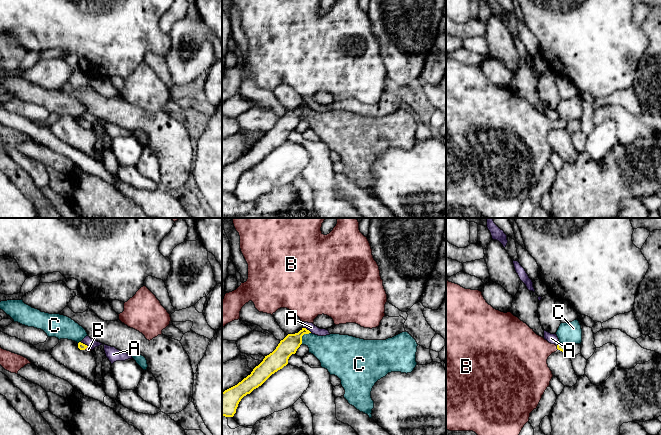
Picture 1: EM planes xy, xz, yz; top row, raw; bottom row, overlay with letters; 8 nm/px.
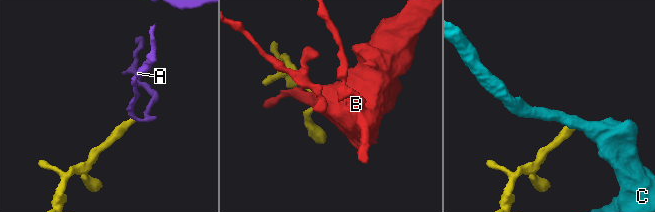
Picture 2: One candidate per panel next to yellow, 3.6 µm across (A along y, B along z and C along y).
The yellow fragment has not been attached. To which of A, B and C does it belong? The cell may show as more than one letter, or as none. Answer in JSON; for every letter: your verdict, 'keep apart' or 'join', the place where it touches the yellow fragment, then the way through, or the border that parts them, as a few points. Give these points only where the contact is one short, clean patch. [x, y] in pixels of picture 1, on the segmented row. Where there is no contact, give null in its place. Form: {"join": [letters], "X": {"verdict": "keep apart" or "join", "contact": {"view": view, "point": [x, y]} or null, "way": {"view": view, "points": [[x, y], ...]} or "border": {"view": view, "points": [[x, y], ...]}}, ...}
{"join": ["B"], "A": {"verdict": "keep apart", "contact": {"view": "xz", "point": [306, 329]}, "border": {"view": "xz", "points": [[303, 327], [311, 332]]}}, "B": {"verdict": "join", "contact": {"view": "yz", "point": [557, 348]}, "way": {"view": "yz", "points": [[561, 347], [557, 348], [537, 349], [527, 353]]}}, "C": {"verdict": "keep apart", "contact": {"view": "xz", "point": [302, 335]}, "border": {"view": "xz", "points": [[310, 332], [302, 336], [300, 344]]}}}

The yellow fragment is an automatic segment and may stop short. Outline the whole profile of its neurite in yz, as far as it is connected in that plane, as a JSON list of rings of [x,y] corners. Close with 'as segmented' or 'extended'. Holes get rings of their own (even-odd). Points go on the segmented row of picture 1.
[[[446,279],[446,430],[473,431],[477,435],[519,435],[529,421],[530,413],[537,408],[553,377],[547,364],[548,357],[557,350],[564,352],[566,349],[567,346],[561,343],[556,346],[537,335],[533,329],[511,312],[504,313],[494,309],[486,302],[481,291],[465,289]]]; extended

